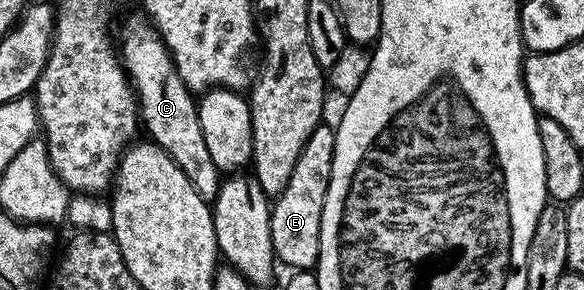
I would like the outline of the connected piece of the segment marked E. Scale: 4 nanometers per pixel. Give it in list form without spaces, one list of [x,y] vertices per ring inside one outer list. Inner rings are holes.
[[[320,124],[311,134],[306,147],[300,152],[296,166],[292,168],[291,179],[288,180],[281,194],[273,199],[270,207],[270,235],[275,259],[291,271],[313,271],[318,264],[320,252],[320,220],[324,200],[328,192],[328,180],[332,172],[332,156],[334,155],[333,125]]]

